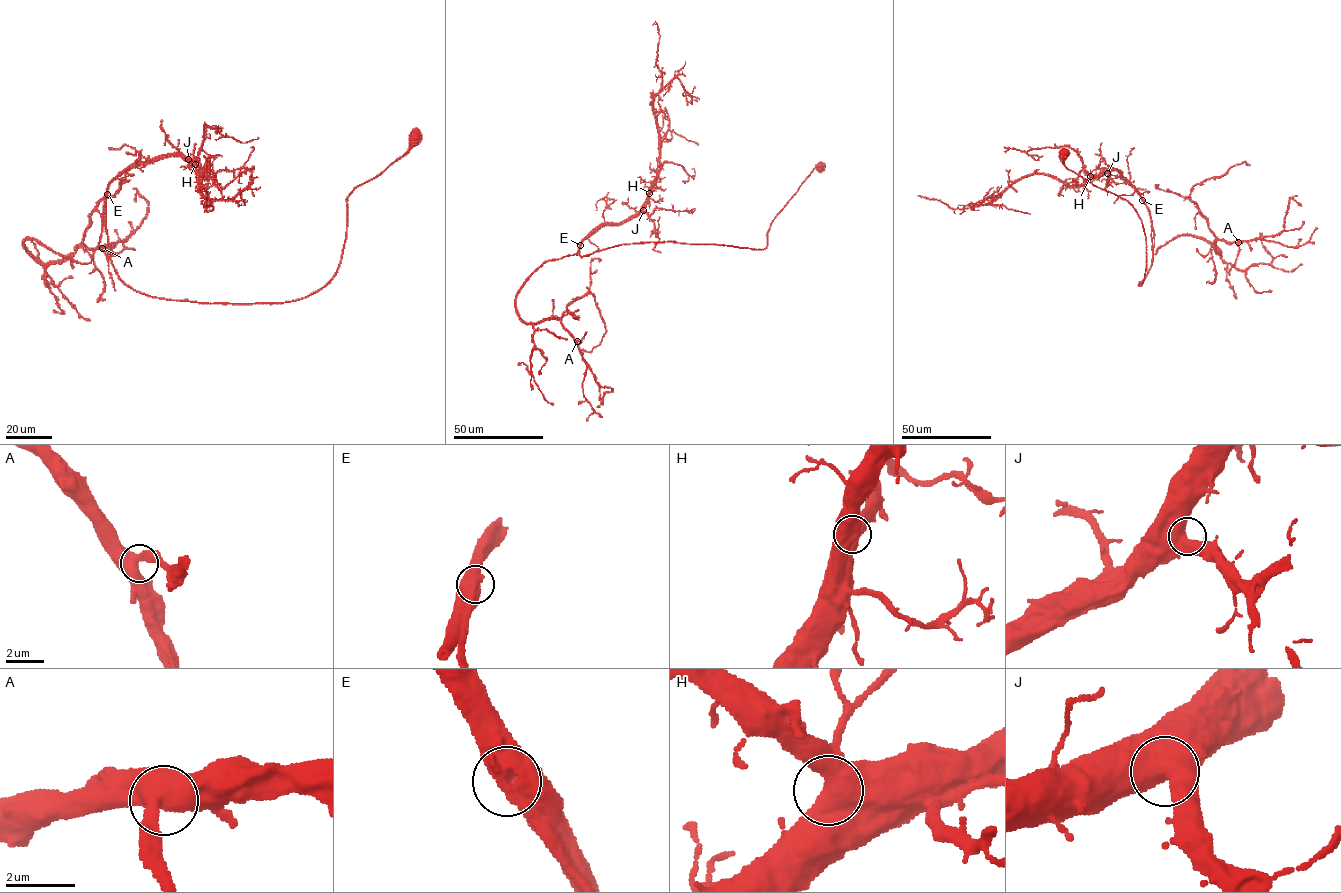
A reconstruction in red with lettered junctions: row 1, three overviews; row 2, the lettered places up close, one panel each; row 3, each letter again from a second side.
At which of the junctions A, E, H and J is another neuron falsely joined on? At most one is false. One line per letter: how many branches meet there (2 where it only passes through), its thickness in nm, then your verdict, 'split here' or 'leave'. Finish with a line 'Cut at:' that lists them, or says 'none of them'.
A: 2 | 550 nm | leave
E: 2 | 750 nm | leave
H: 2 | 600 nm | leave
J: 2 | 600 nm | leave
Cut at: none of them

